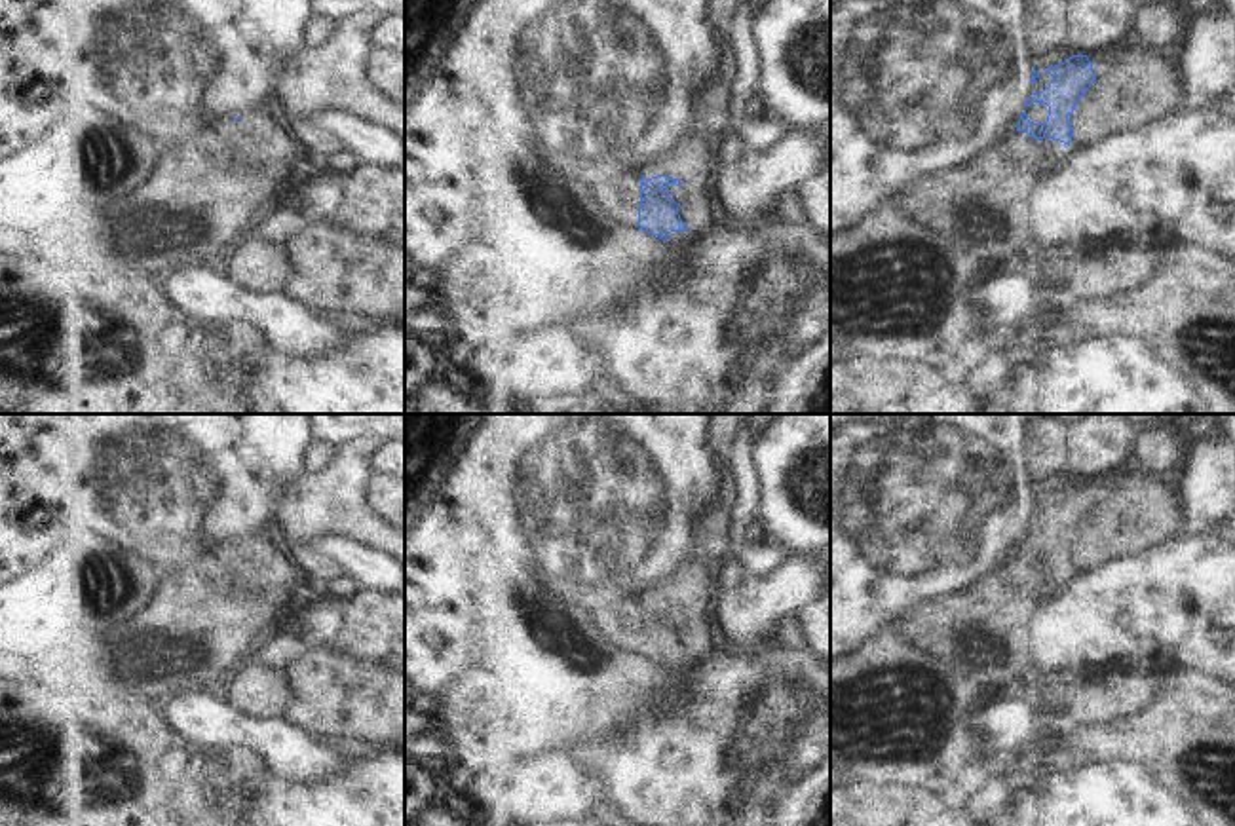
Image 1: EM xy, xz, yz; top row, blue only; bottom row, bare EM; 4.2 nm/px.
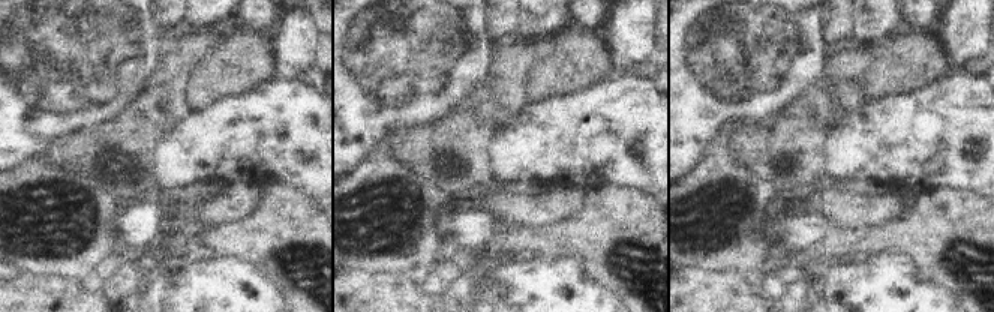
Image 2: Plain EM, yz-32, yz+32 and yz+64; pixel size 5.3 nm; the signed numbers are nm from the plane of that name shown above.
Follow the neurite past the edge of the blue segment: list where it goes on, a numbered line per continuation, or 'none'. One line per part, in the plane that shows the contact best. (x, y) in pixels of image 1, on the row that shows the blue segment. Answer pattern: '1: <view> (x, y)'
1: xz (696, 166)

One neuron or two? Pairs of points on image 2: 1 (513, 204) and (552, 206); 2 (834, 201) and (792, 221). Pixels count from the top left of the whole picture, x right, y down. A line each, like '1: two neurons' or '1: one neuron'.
1: one neuron
2: two neurons

